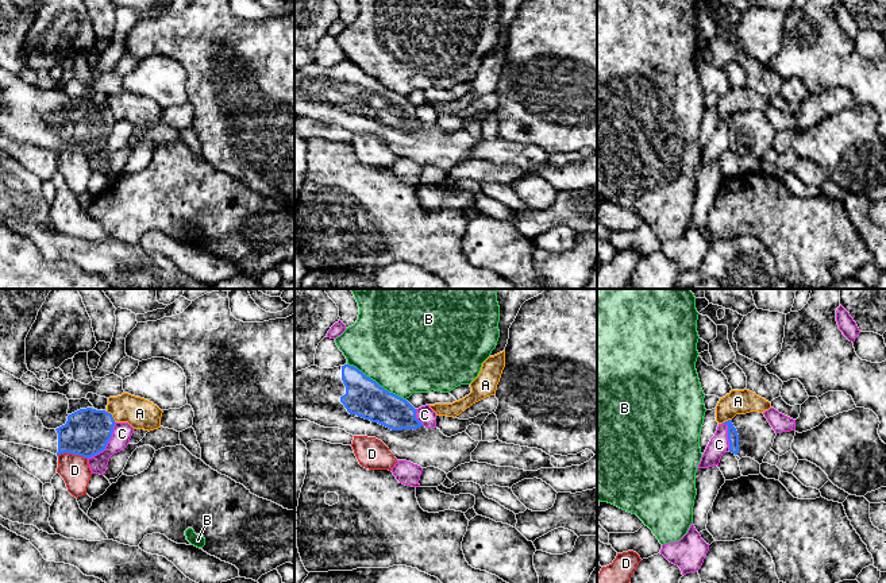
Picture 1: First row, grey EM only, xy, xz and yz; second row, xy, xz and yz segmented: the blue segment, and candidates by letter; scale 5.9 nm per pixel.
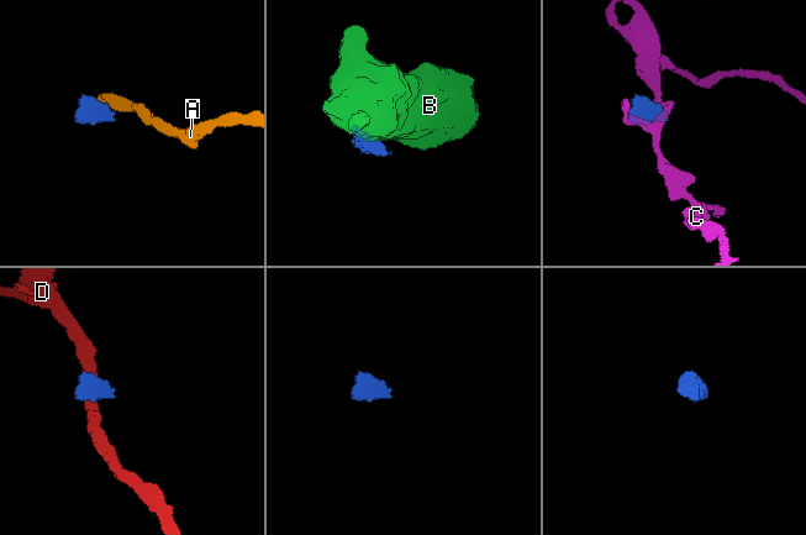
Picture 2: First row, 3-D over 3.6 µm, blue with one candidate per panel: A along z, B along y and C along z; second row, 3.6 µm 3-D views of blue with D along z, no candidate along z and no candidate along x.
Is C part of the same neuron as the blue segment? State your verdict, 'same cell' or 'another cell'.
another cell

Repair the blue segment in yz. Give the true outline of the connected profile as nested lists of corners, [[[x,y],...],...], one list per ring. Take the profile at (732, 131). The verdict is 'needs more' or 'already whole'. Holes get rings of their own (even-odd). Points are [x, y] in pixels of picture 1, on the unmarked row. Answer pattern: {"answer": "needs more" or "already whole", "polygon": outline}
{"answer": "needs more", "polygon": [[[759,109],[736,112],[723,121],[728,124],[729,150],[762,162],[777,134],[764,112]]]}

